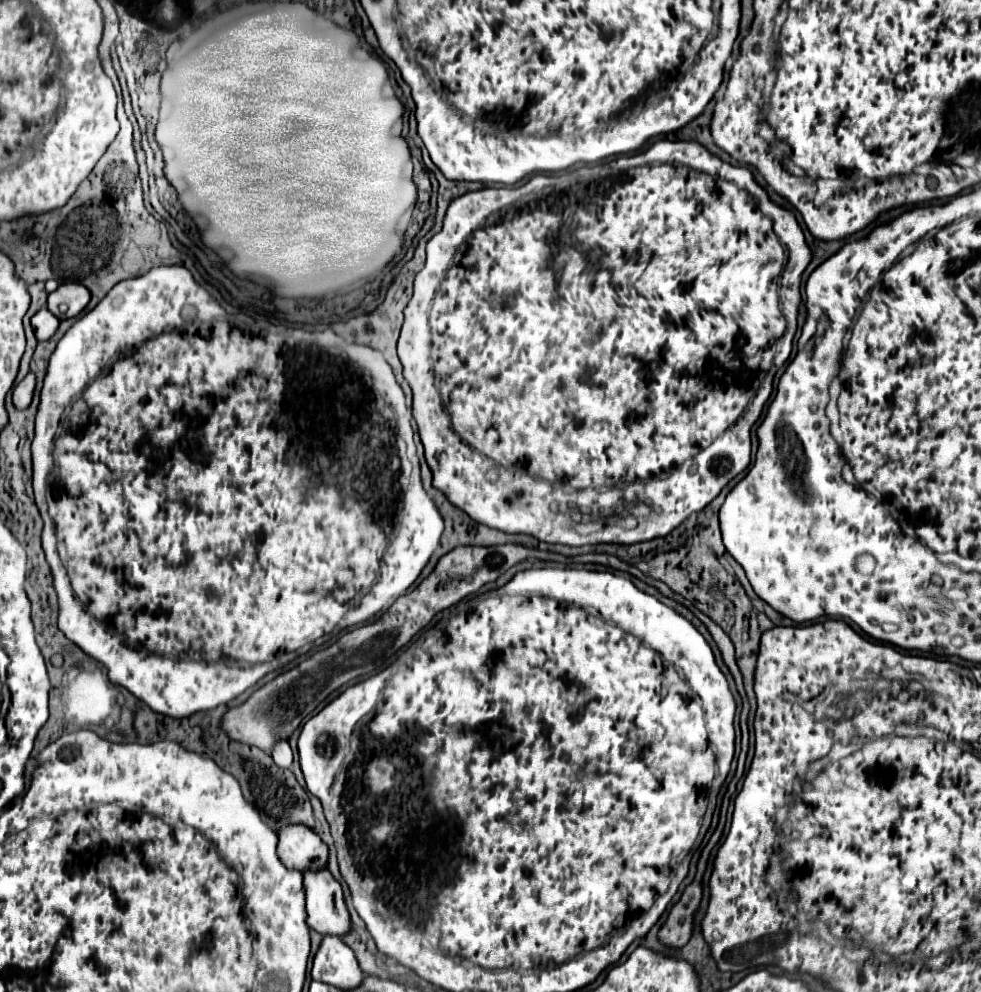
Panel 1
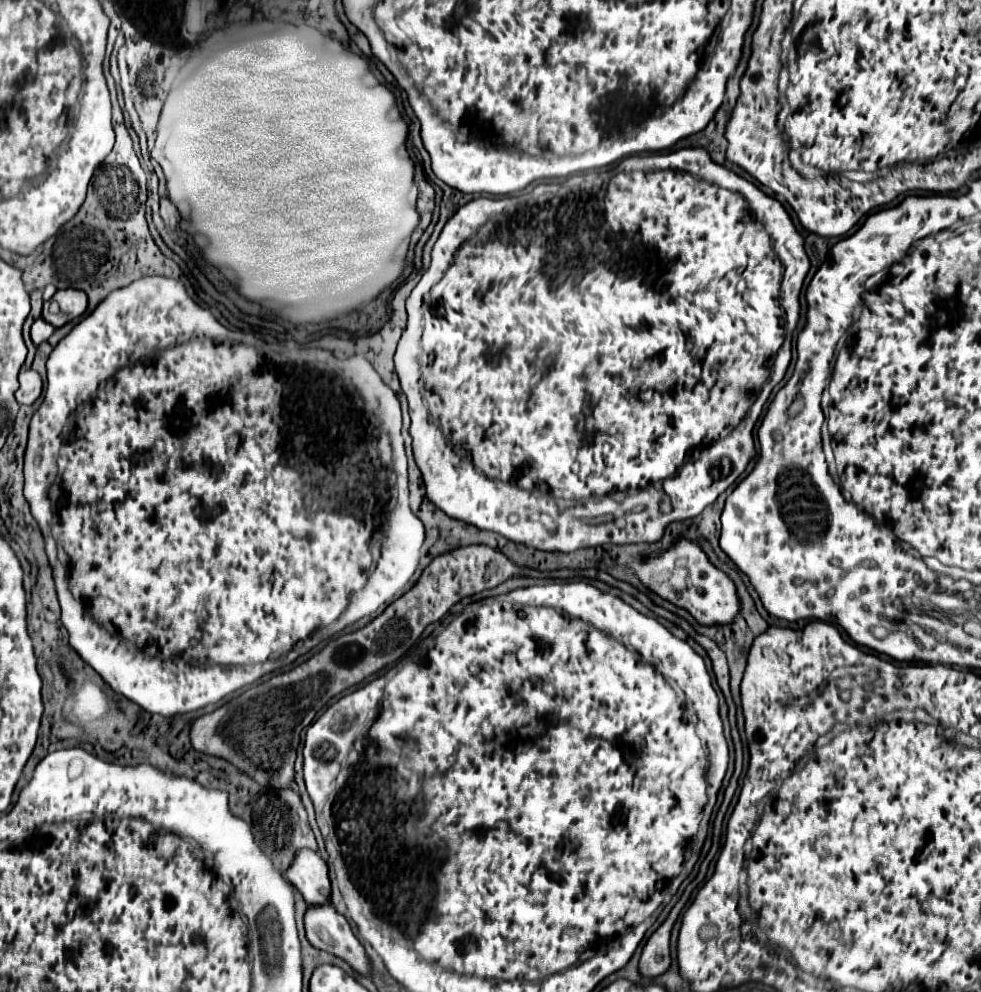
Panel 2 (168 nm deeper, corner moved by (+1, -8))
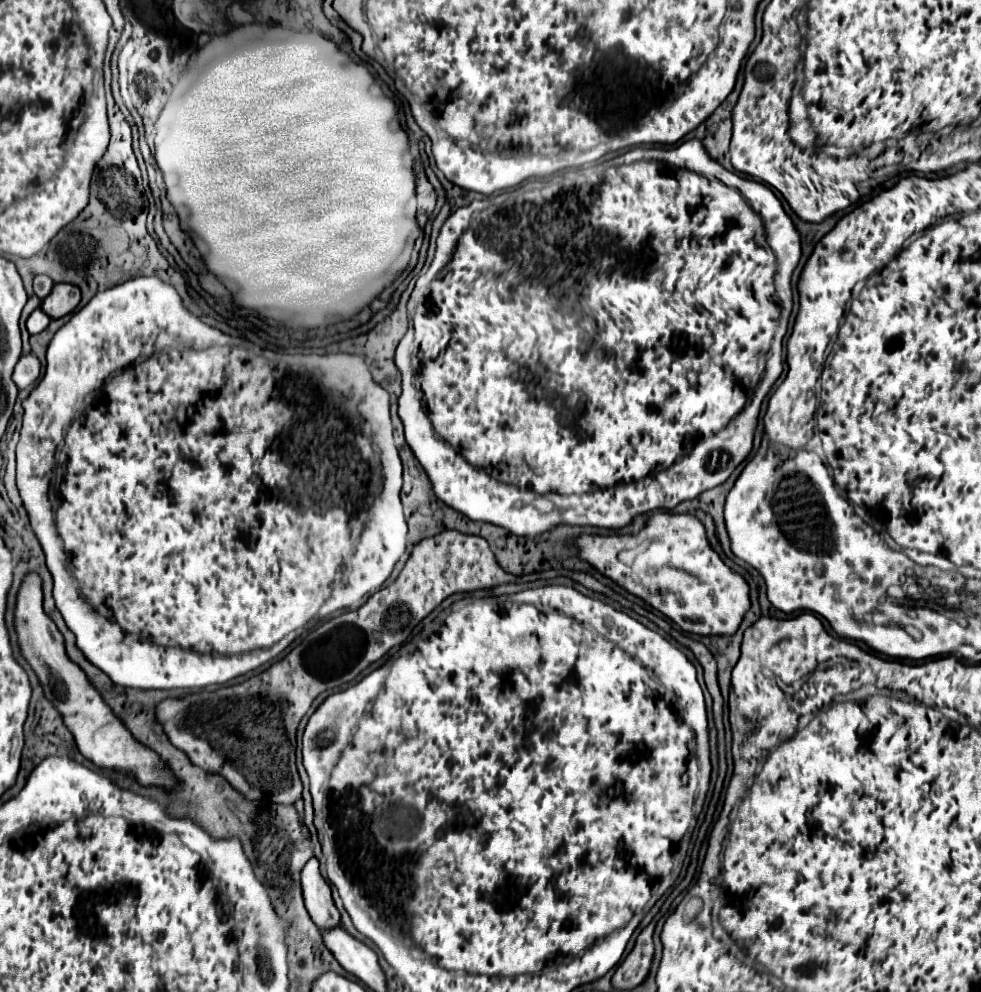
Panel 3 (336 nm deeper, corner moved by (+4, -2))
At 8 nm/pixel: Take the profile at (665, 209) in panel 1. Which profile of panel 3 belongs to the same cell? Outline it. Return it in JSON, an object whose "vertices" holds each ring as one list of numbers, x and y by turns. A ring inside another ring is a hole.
{"vertices":[[686,140,672,150,634,148,604,164,556,174,540,188,522,192,516,188,500,196,475,199,470,206,458,208,440,230,436,256,428,272,416,281,407,303,409,329,394,355,402,377,398,416,404,424,405,440,426,470,434,494,472,520,502,526,512,534,536,536,556,524,622,528,636,514,658,508,672,510,682,500,692,500,704,490,726,482,750,454,760,404,782,374,782,338,793,307,790,276,801,254,800,234,774,192,756,180,728,172,708,156,700,140],[768,248,772,248,772,264,776,268,768,268],[550,492,558,494,546,498,554,504,554,510,540,514,532,506,532,500,538,494,544,496]]}

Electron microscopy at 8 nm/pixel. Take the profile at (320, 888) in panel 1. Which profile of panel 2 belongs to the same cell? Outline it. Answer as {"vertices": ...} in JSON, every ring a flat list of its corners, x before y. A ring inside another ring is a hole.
{"vertices":[[331,902,307,906,305,912,307,940,325,952,347,960,359,974,369,974,369,958,343,914]]}

